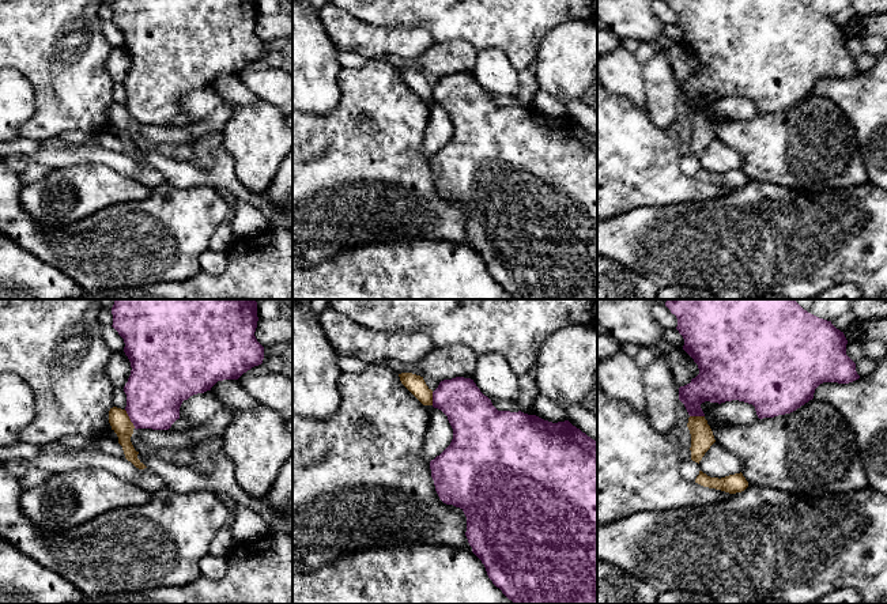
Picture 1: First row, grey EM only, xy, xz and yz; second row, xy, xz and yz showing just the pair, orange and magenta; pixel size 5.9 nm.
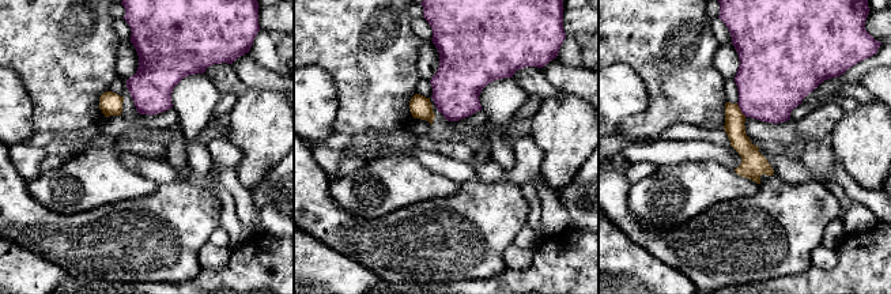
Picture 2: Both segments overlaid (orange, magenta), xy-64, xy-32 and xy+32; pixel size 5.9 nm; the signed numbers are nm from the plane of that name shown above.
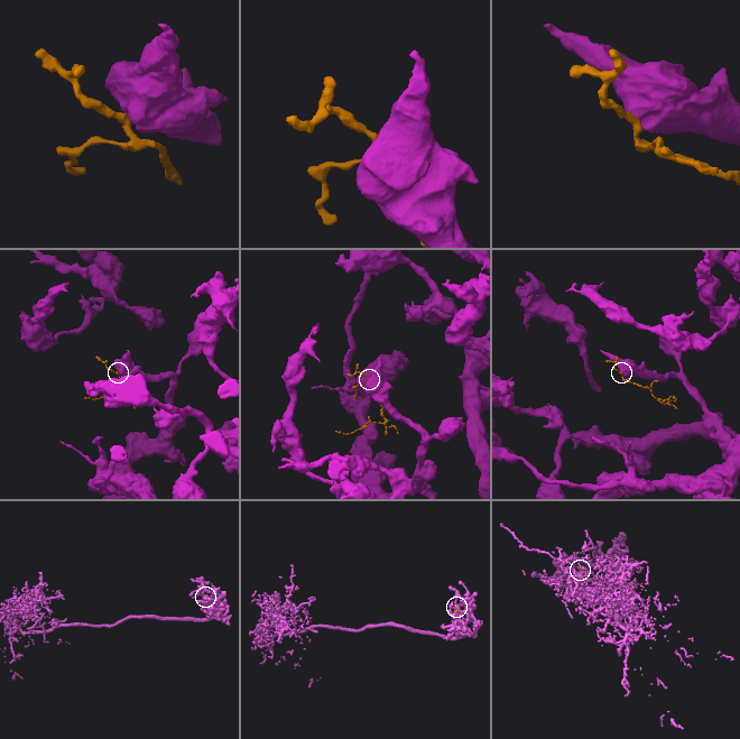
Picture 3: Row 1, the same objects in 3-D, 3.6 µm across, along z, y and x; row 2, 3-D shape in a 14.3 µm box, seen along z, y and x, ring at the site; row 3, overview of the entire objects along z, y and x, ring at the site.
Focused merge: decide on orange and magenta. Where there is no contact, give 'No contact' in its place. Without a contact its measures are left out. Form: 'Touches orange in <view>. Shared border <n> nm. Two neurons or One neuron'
Touches orange in xy. Shared border 130 nm. Two neurons

